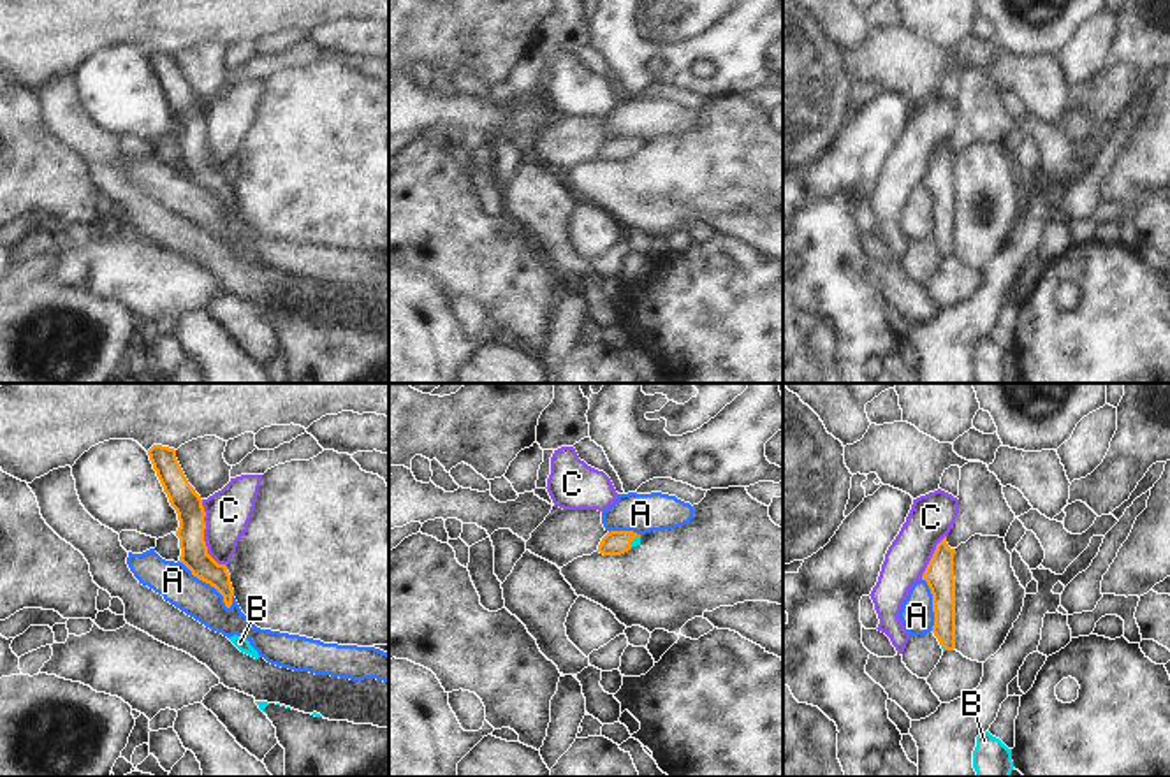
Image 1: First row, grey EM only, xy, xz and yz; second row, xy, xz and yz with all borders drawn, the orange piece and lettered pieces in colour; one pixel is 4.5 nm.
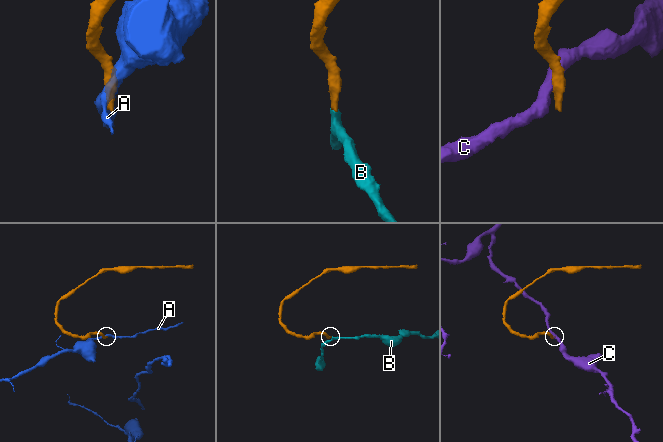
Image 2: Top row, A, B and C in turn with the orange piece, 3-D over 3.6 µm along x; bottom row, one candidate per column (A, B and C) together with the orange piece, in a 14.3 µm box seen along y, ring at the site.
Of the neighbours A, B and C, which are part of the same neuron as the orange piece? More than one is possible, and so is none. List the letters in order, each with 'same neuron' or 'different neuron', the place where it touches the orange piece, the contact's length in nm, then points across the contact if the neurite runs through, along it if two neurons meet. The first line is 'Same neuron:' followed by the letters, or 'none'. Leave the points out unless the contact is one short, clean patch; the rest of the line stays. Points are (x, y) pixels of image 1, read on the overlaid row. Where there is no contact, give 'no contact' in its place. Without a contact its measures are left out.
Same neuron: B
A: different neuron | xy (208, 582) | 320 nm
B: same neuron | xz (632, 538) | 70 nm | across xz (616, 542), (632, 538), (636, 542)
C: different neuron | xy (203, 535) | 340 nm | along xy (201, 500), (206, 551), (226, 566)

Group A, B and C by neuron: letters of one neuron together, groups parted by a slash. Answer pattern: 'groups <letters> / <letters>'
groups A / B / C

